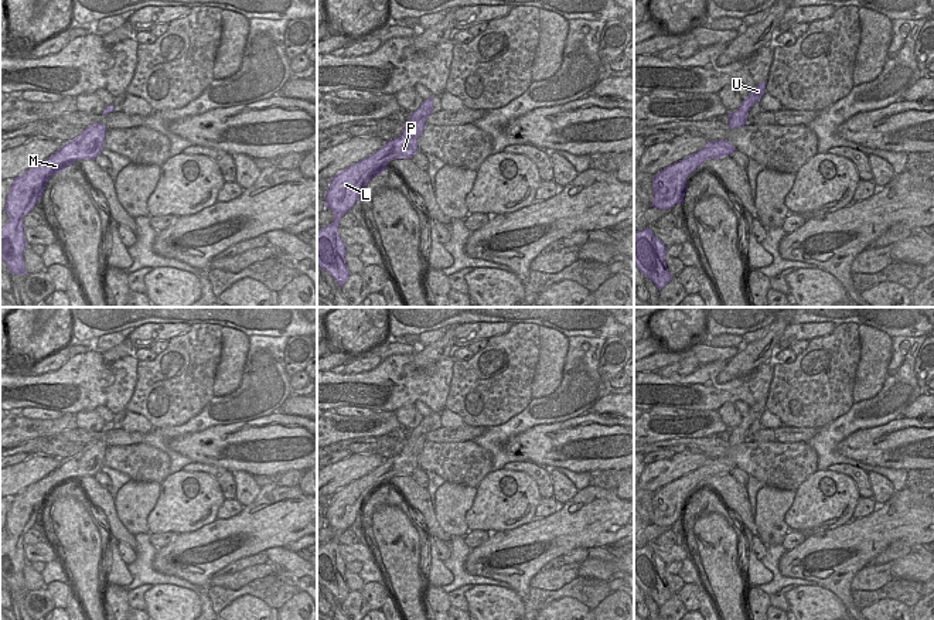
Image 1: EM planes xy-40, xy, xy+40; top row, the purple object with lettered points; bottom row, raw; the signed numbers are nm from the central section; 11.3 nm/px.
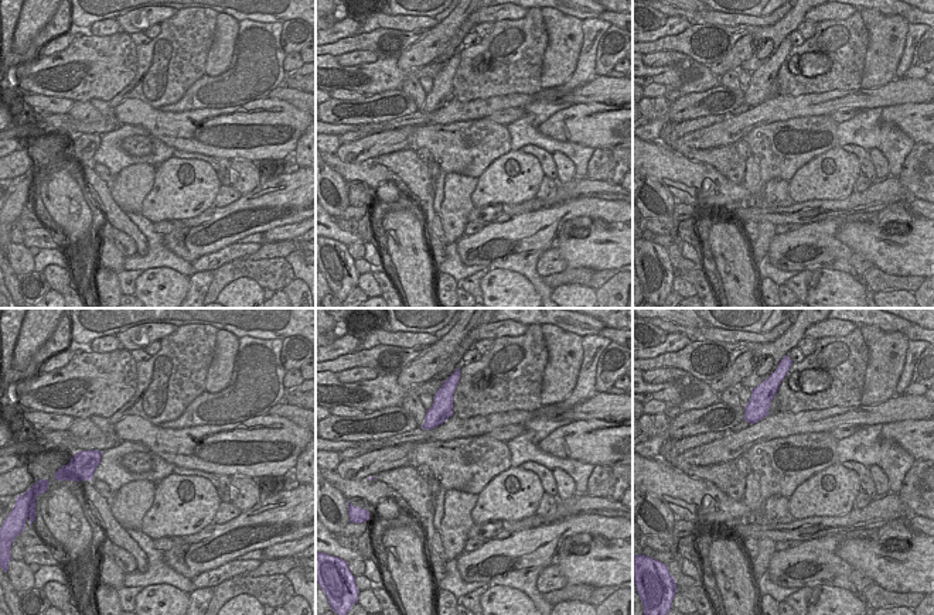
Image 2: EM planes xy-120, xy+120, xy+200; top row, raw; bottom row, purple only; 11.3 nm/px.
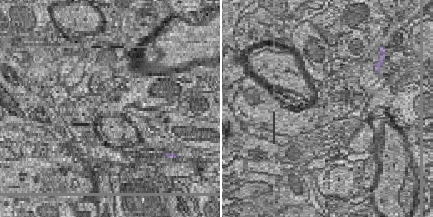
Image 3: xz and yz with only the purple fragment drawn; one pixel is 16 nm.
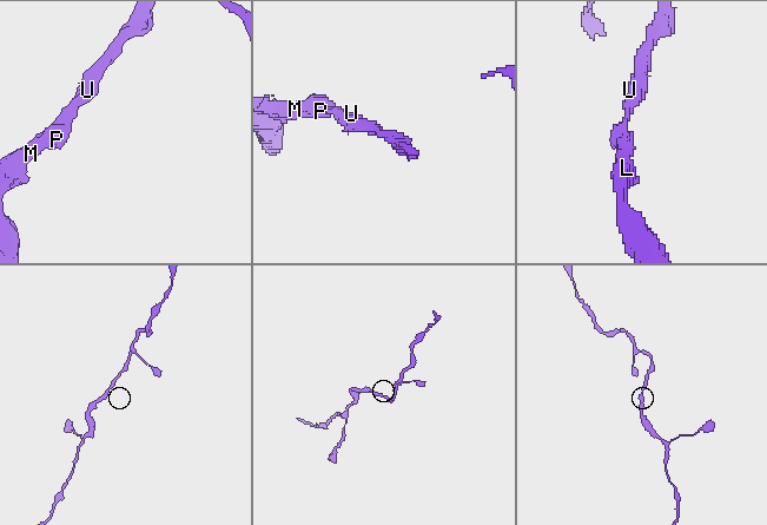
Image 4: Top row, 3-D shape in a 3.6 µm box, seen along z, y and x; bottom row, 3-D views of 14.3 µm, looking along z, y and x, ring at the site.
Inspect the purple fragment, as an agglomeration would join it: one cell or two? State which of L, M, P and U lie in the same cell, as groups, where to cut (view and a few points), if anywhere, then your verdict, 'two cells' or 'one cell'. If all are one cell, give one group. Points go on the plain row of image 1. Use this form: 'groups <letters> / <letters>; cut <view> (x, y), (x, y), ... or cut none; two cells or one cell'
groups L M P U; cut none; one cell

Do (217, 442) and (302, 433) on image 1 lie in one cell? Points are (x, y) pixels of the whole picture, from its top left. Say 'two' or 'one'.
one

